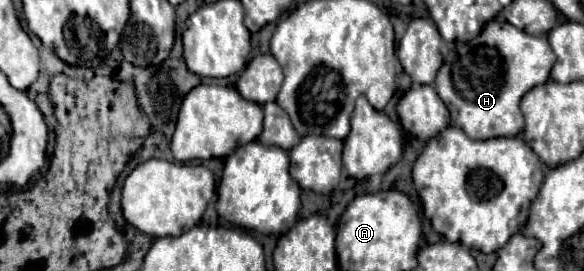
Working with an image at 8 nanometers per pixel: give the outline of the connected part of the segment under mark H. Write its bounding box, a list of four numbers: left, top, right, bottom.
[437,20,553,140]

